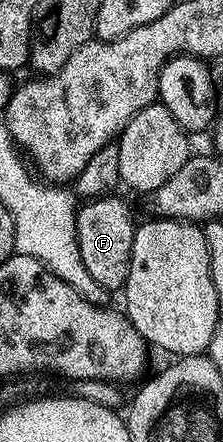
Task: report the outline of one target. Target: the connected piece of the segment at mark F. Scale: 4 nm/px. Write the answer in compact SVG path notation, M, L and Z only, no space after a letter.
M107 193L102 197L92 198L80 206L75 216L76 233L78 235L80 257L89 276L93 277L96 288L115 291L124 286L131 264L133 241L135 240L136 222L127 216L127 207L114 194Z

